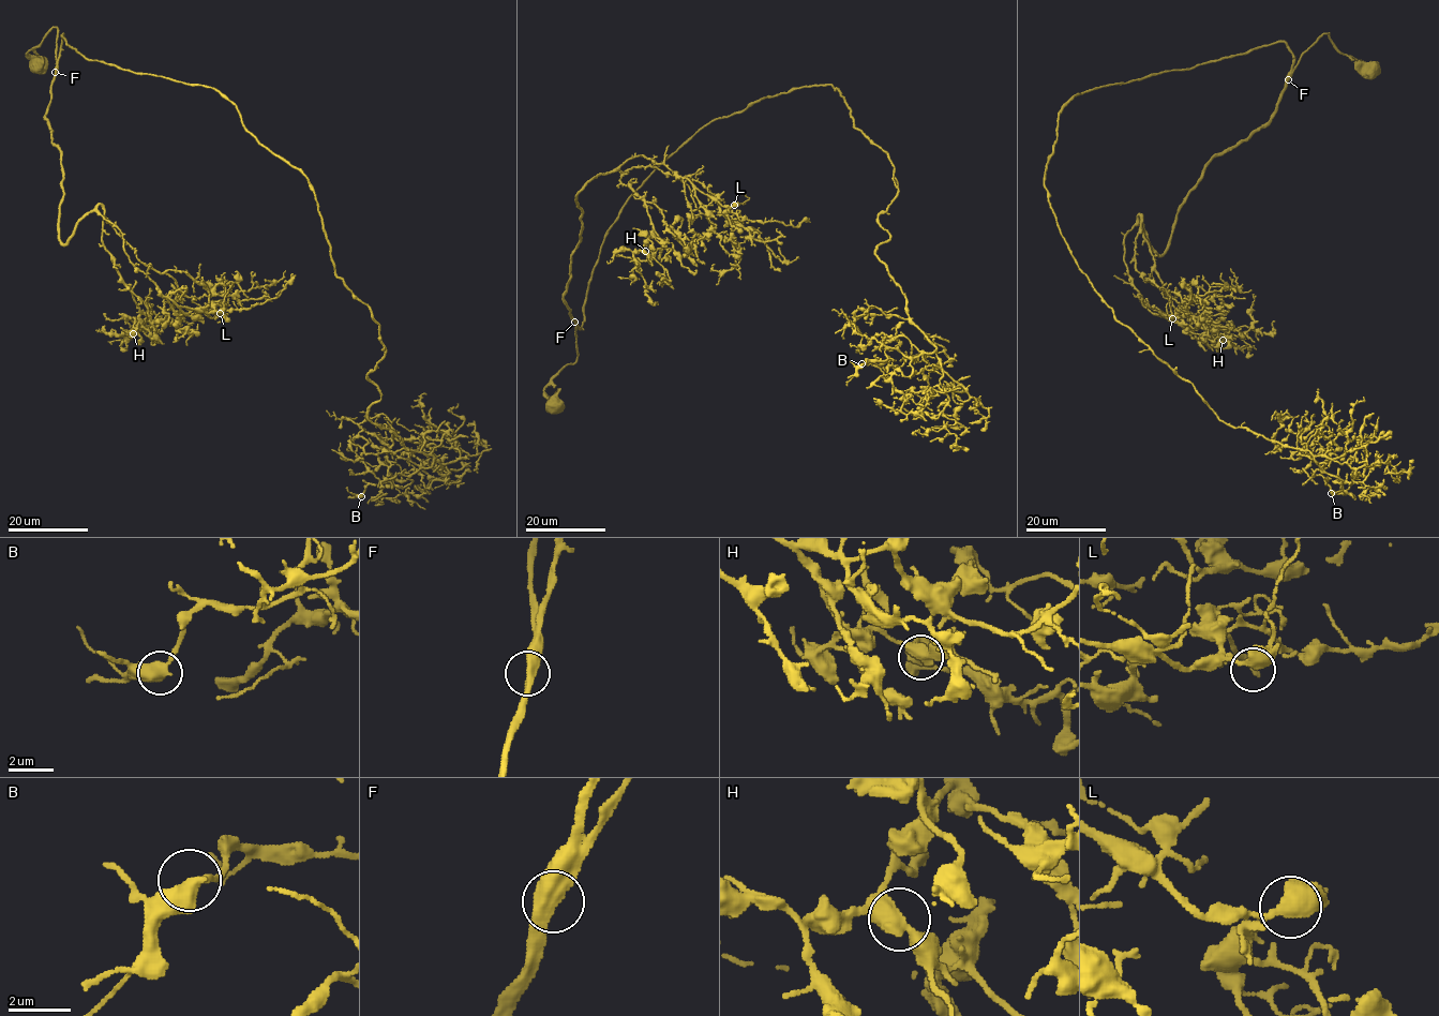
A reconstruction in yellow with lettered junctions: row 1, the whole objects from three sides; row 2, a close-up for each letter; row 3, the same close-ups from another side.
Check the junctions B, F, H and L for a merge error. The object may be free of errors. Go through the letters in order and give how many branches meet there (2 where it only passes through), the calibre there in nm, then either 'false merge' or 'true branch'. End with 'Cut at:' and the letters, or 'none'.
B: branches 2; calibre 500 nm; true branch
F: branches 2; calibre 500 nm; true branch
H: branches 2; calibre 480 nm; true branch
L: branches 2; calibre 500 nm; true branch
Cut at: none

